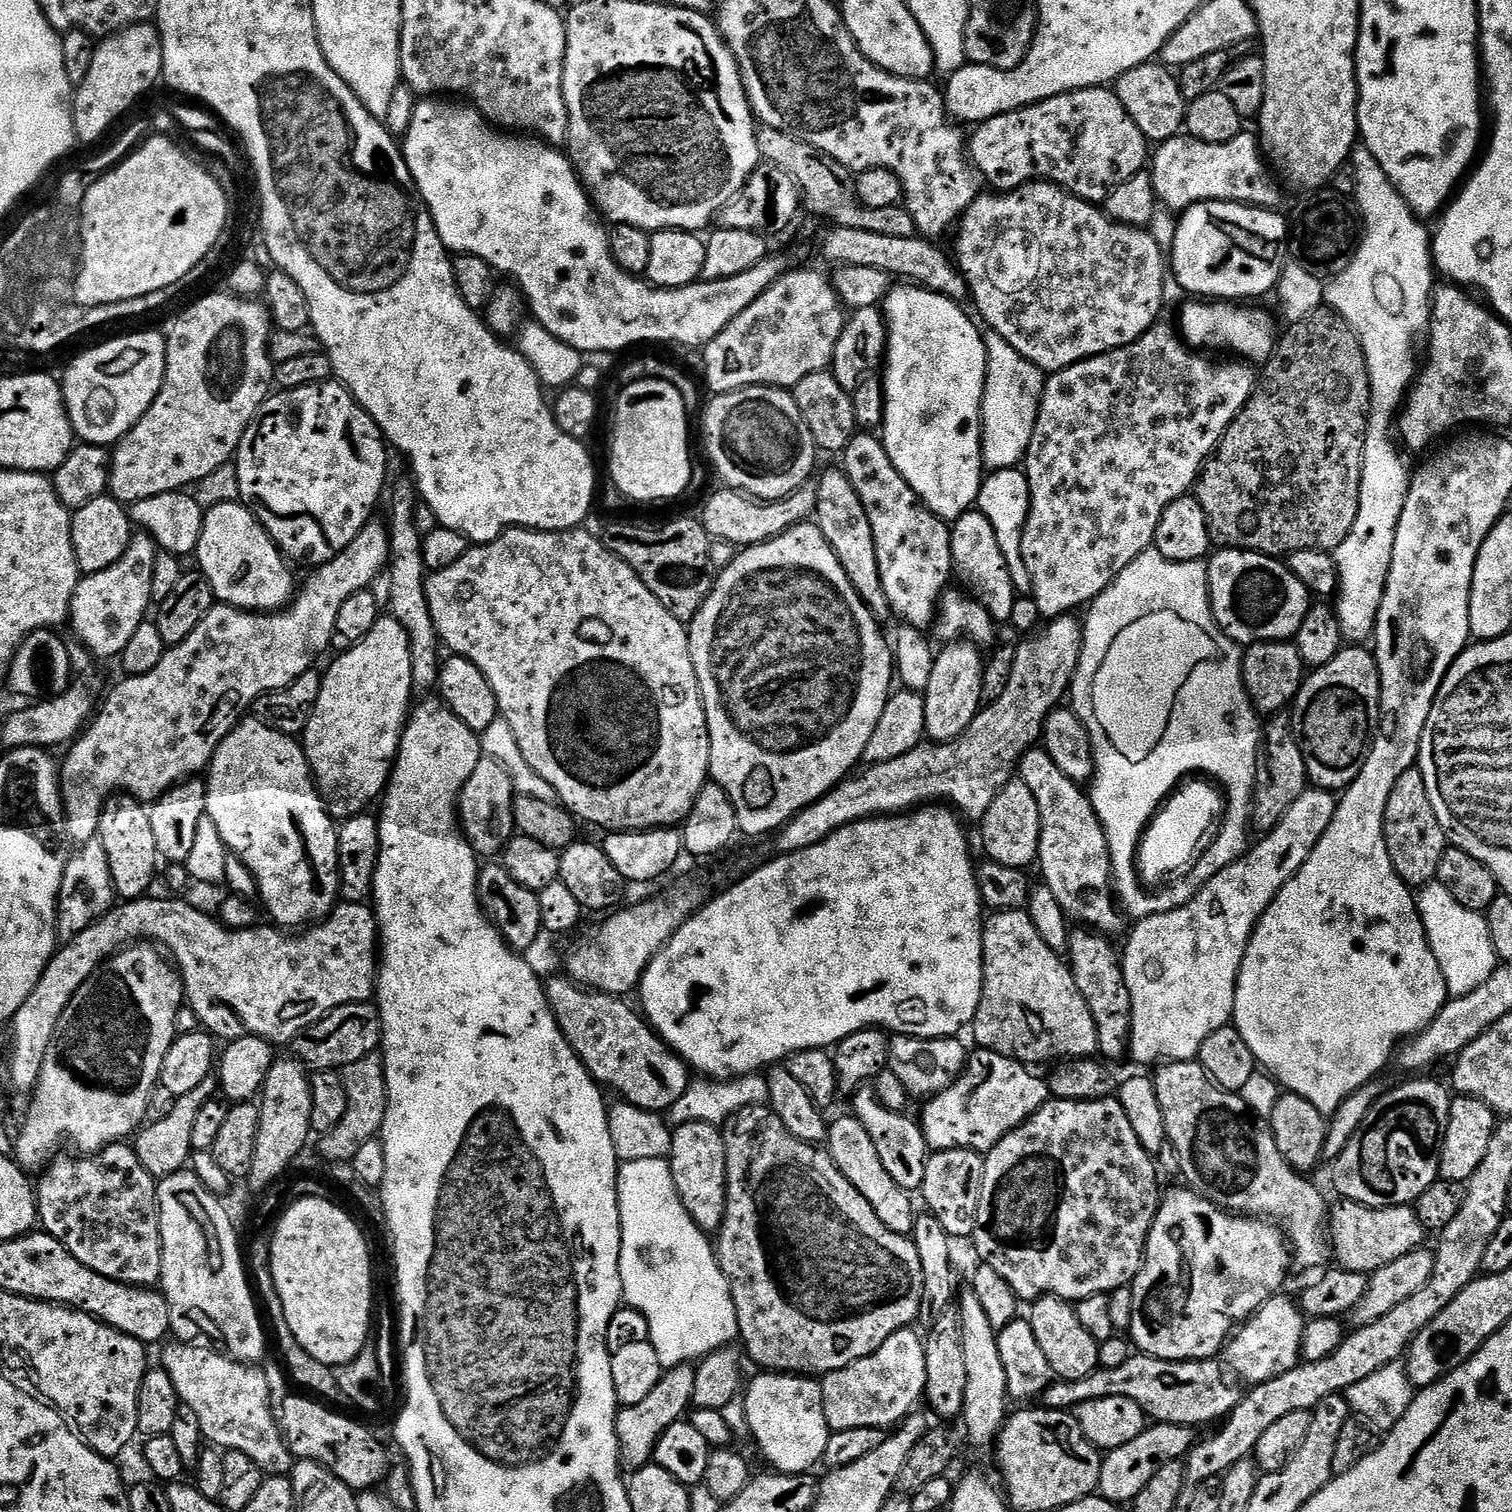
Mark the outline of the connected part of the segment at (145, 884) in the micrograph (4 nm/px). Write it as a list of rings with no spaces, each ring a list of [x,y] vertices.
[[[109,796],[100,812],[98,839],[102,850],[106,850],[106,862],[110,862],[110,878],[115,895],[124,902],[147,897],[152,879],[155,876],[157,879],[158,876],[158,857],[154,846],[154,832],[150,830],[148,808],[138,802],[135,796]]]

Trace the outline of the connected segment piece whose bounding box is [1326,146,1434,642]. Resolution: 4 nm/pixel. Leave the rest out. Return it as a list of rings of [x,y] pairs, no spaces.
[[[1357,146],[1352,149],[1350,164],[1356,169],[1354,204],[1362,221],[1362,235],[1350,266],[1346,266],[1342,274],[1333,276],[1327,281],[1326,304],[1356,331],[1356,336],[1360,339],[1372,383],[1372,410],[1368,413],[1368,437],[1364,443],[1358,518],[1354,518],[1354,526],[1346,542],[1342,542],[1342,546],[1338,546],[1334,553],[1340,579],[1338,595],[1334,600],[1334,611],[1345,641],[1364,642],[1364,639],[1367,636],[1369,639],[1376,630],[1376,615],[1384,597],[1384,587],[1388,581],[1388,571],[1394,554],[1394,538],[1398,522],[1402,518],[1402,506],[1408,497],[1410,472],[1404,469],[1404,460],[1396,453],[1396,448],[1392,445],[1392,436],[1388,431],[1391,428],[1393,431],[1394,417],[1405,403],[1406,393],[1418,375],[1416,339],[1419,336],[1421,339],[1425,335],[1432,319],[1434,261],[1433,249],[1430,247],[1430,232],[1420,225],[1423,223],[1416,213],[1398,194],[1398,190],[1382,170],[1378,158],[1374,158],[1374,154],[1370,154],[1368,148]]]

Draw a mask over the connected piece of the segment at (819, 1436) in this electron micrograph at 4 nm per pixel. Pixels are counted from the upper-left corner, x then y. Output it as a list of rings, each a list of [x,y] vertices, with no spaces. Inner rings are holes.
[[[762,1372],[758,1375],[748,1390],[745,1389],[746,1398],[742,1402],[752,1438],[755,1438],[763,1456],[775,1471],[792,1475],[807,1473],[812,1469],[810,1467],[821,1461],[832,1433],[824,1414],[822,1385],[817,1379],[796,1374]]]

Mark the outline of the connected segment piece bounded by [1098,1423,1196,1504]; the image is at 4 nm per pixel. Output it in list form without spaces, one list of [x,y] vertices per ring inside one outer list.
[[[1152,1424],[1124,1446],[1111,1449],[1101,1461],[1099,1493],[1112,1503],[1126,1504],[1150,1482],[1166,1462],[1183,1459],[1196,1442],[1193,1429],[1177,1424]]]

